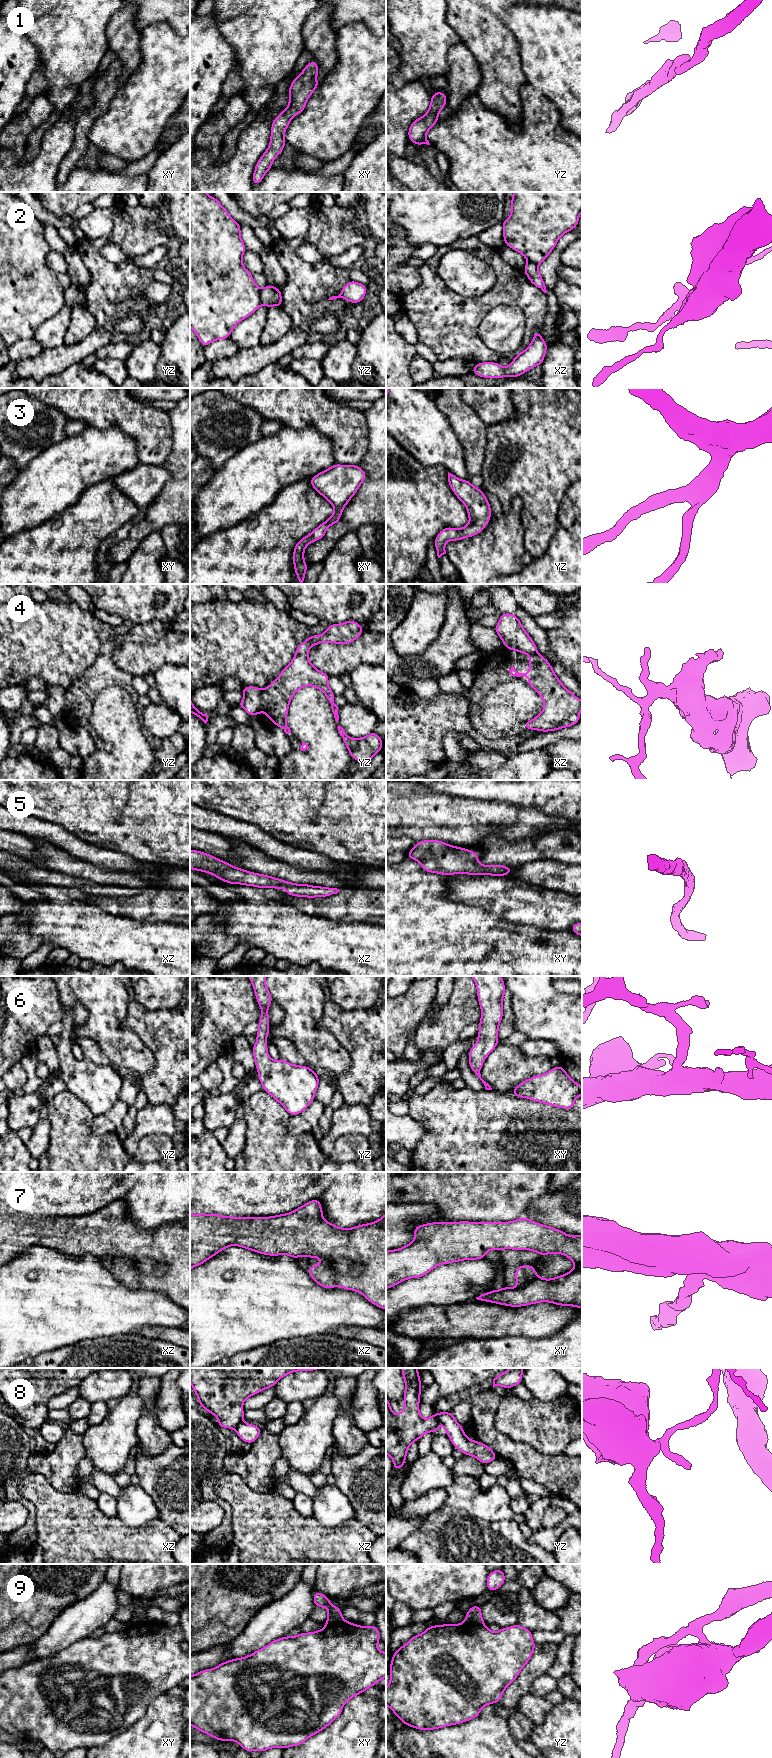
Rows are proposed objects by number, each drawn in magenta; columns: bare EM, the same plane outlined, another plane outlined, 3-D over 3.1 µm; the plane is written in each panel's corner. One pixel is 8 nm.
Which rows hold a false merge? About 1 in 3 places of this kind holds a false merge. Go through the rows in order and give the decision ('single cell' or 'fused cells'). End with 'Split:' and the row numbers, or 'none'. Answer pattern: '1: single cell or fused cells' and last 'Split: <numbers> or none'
1: single cell
2: fused cells
3: single cell
4: fused cells
5: single cell
6: single cell
7: fused cells
8: fused cells
9: fused cells
Split: 2, 4, 7, 8, 9

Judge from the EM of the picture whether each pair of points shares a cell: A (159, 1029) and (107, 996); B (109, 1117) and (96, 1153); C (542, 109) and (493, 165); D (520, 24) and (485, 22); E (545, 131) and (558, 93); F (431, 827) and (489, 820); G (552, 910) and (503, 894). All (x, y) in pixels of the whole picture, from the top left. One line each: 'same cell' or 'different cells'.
A: different cells
B: different cells
C: same cell
D: different cells
E: different cells
F: same cell
G: same cell

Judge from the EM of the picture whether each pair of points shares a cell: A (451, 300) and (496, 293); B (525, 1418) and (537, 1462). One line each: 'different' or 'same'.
A: same
B: different

